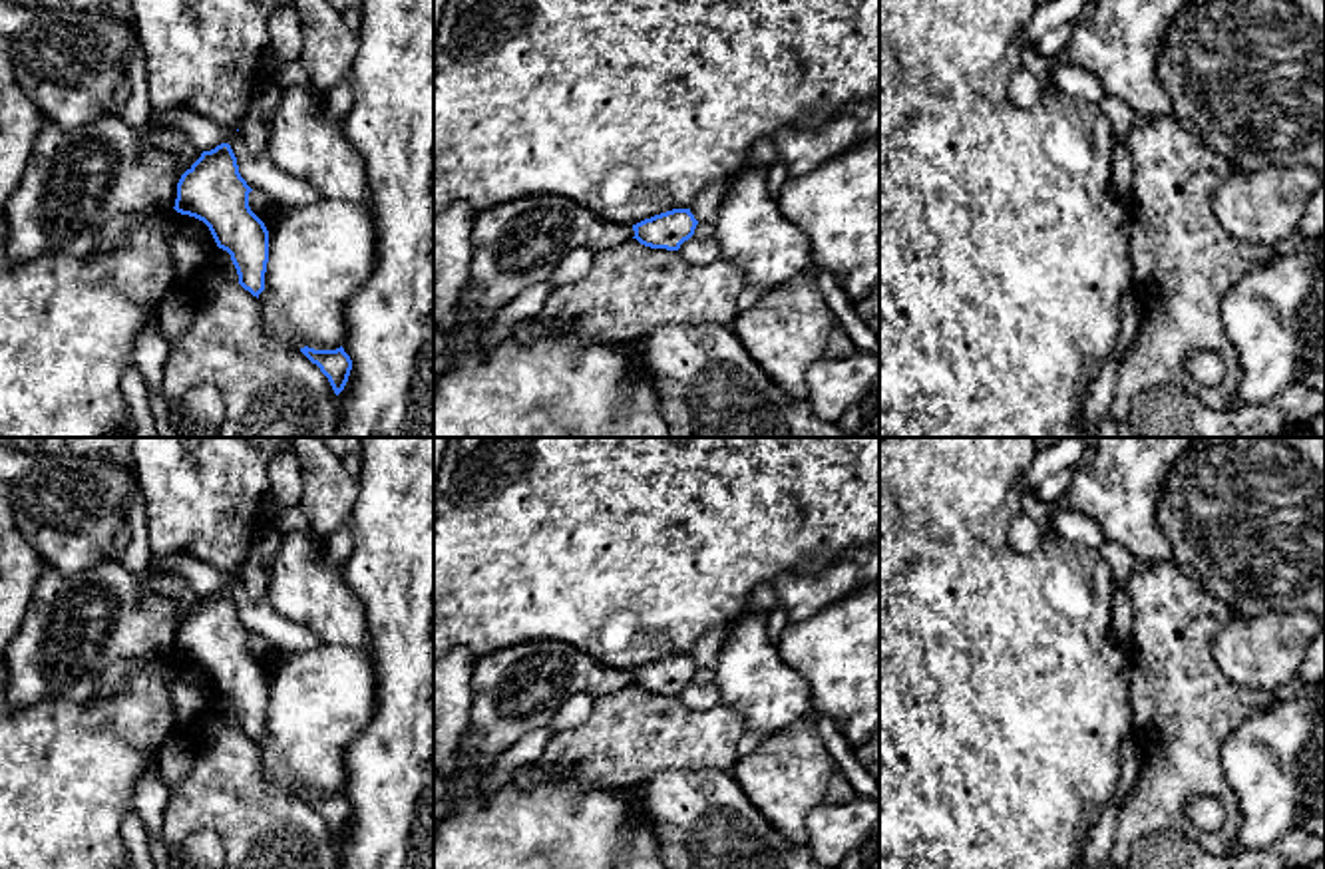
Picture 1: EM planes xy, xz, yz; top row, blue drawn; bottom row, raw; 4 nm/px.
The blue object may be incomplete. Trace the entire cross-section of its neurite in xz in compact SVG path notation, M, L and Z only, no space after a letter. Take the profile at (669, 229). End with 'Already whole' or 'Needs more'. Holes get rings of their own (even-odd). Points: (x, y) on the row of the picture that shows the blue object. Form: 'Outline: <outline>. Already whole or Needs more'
Outline: M672 209L633 225L633 239L651 249L678 251L694 235L696 225L690 209Z. Already whole

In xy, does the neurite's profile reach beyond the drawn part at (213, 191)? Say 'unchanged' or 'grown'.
unchanged

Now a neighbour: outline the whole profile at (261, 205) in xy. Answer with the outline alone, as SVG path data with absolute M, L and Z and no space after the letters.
M257 189L249 193L249 207L265 223L269 235L284 215L284 207L277 205L269 195Z

